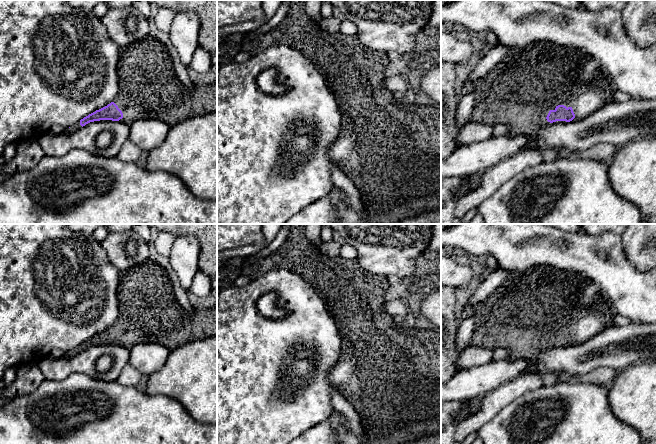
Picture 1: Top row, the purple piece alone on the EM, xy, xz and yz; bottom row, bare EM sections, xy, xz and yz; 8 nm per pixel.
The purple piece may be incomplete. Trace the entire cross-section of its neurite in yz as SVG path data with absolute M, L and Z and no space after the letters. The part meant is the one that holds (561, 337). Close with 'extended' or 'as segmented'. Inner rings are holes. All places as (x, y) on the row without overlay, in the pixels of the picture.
M534 266L512 283L495 289L487 299L474 306L475 323L470 344L479 348L496 350L505 348L509 359L534 359L540 352L556 347L582 344L606 328L613 326L614 315L610 312L611 301L604 294L588 309L576 309L579 287L572 281L573 273L550 266Z; extended

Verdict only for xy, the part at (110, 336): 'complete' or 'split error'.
split error

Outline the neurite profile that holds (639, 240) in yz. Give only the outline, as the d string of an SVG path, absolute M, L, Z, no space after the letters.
M629 224L621 239L627 258L637 270L656 268L656 224Z

